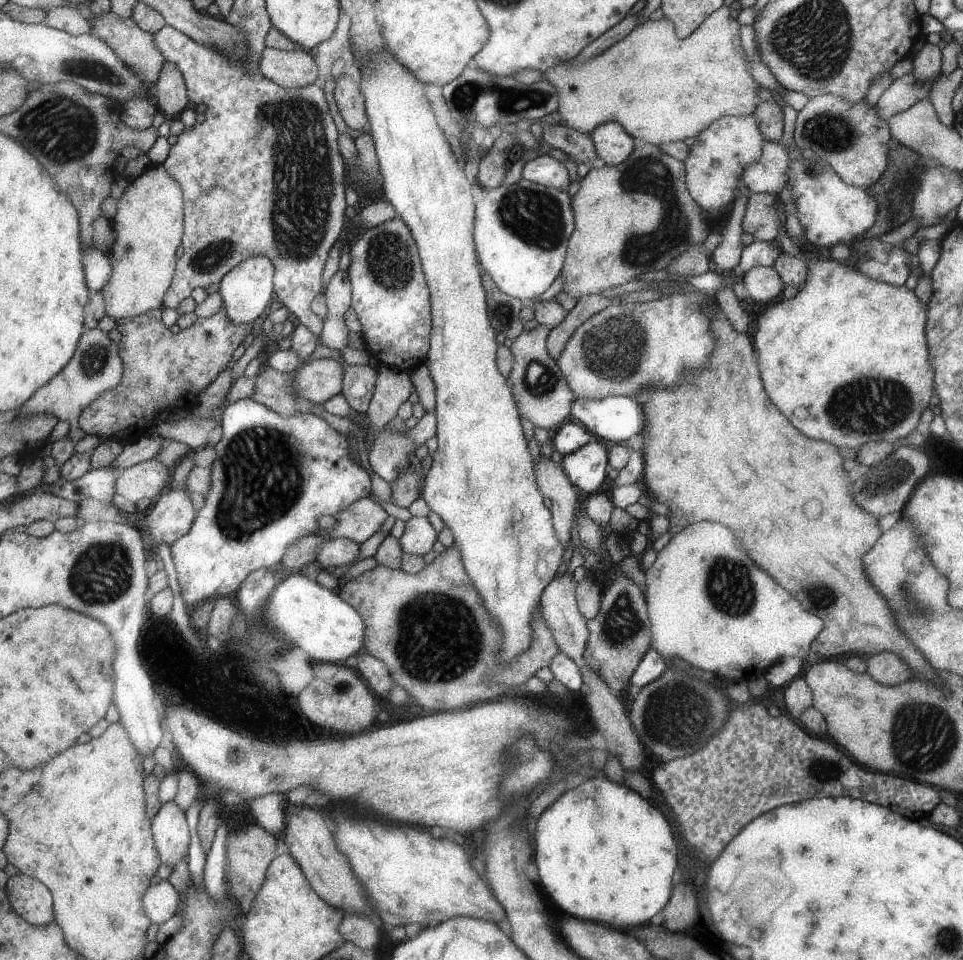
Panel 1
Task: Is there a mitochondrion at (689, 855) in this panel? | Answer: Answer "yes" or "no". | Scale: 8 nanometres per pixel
no

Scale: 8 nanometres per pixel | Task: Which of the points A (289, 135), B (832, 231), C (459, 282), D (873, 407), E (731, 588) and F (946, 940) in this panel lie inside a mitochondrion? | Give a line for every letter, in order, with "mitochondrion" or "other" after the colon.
A: mitochondrion
B: other
C: other
D: mitochondrion
E: mitochondrion
F: mitochondrion

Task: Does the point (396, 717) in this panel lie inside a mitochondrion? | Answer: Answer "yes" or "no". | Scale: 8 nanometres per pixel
no

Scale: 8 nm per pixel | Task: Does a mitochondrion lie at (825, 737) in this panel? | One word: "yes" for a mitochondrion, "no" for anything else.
no

